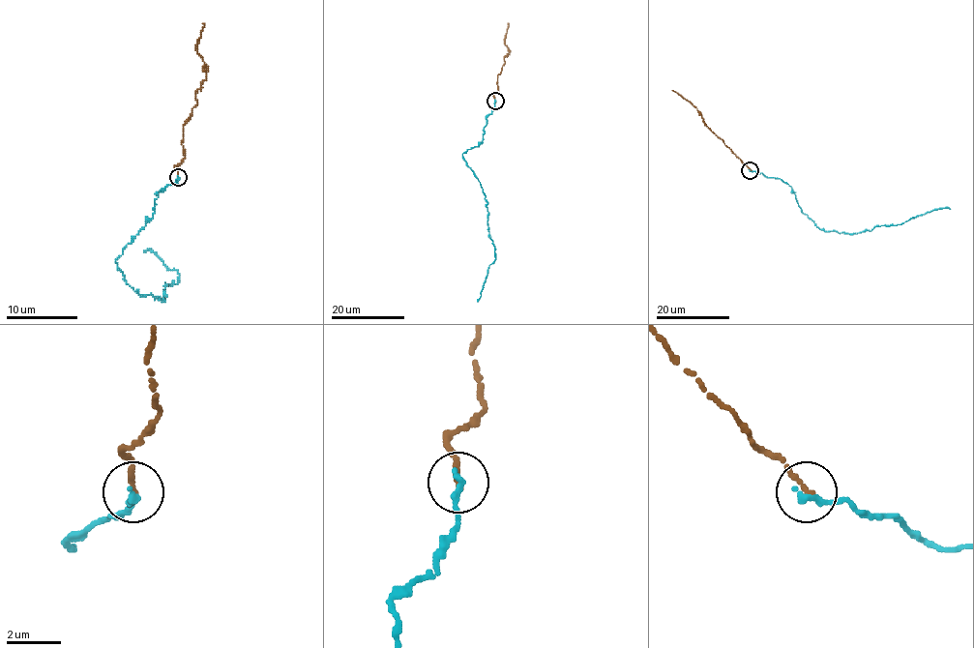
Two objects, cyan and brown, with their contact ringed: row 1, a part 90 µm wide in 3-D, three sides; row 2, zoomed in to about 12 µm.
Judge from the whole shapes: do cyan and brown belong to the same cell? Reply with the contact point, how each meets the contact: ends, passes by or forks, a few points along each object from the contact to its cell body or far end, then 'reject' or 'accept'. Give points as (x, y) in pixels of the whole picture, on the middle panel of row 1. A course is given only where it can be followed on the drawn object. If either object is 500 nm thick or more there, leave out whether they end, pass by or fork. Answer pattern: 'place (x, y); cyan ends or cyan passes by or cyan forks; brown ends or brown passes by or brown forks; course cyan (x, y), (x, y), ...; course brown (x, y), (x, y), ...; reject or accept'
place (495, 101); cyan ends; brown ends; course cyan (495, 102), (483, 143), (462, 154), (486, 195), (494, 248), (495, 259), (477, 301); course brown (494, 102), (493, 95), (498, 91), (497, 75), (510, 52), (505, 44), (508, 23); accept

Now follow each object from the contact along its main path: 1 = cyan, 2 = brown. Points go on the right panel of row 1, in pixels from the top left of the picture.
1: (751, 170), (792, 188), (803, 213), (824, 231), (856, 234), (950, 209)
2: (751, 170), (704, 123), (701, 114), (672, 90)

